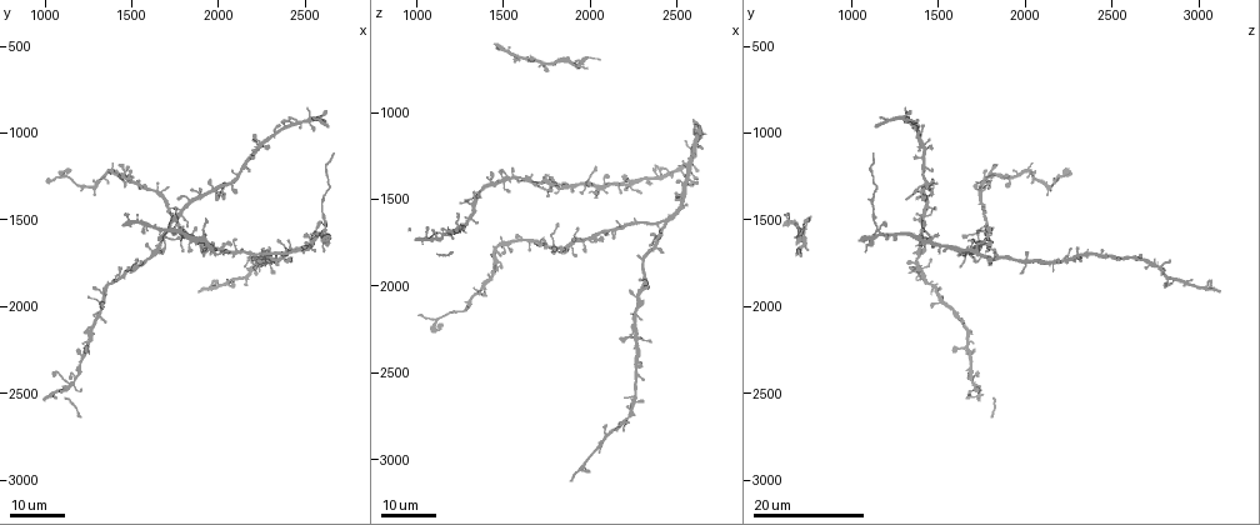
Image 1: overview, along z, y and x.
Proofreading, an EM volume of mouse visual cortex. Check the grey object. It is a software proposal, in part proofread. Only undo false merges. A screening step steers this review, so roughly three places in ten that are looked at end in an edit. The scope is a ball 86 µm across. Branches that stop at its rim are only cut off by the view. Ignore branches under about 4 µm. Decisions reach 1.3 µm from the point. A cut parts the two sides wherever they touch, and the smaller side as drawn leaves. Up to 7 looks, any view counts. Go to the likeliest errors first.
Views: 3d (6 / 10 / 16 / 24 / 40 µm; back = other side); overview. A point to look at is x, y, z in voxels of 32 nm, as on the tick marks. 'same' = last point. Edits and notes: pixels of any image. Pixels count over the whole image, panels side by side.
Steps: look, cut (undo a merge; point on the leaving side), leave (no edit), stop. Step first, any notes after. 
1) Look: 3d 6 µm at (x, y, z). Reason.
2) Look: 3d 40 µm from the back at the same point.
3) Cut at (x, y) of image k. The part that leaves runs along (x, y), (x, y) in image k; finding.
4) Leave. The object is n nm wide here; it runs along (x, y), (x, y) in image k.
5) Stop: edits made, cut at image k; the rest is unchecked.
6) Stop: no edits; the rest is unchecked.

Look: 3d 24 µm at (1980, 1340, 1400). Four arms meet.

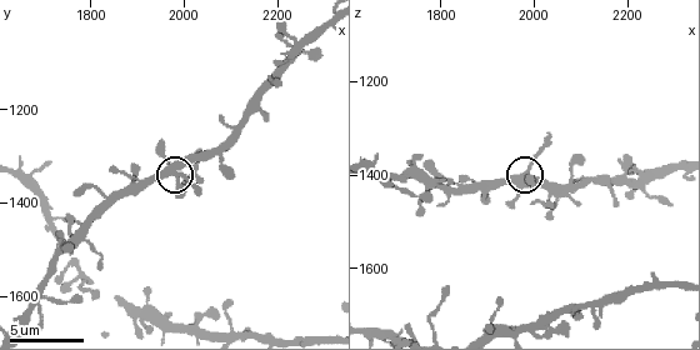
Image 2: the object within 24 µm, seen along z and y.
Look: 3d 6 µm at (1985, 1340, 1400).

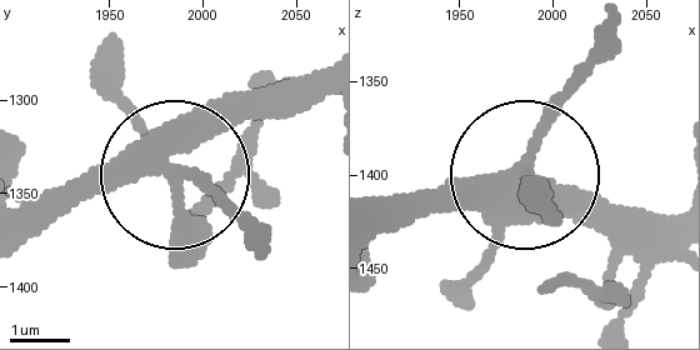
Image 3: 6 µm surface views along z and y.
Look: 3d 6 µm from the back at (1980, 1336, 1396). From behind.

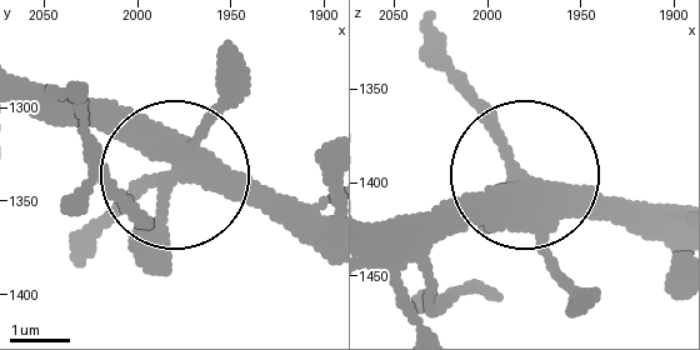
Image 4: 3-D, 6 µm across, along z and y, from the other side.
Leave. All the same neuron.

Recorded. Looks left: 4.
Look: 3d 16 µm at (1780, 1560, 1760). Four-way junction.

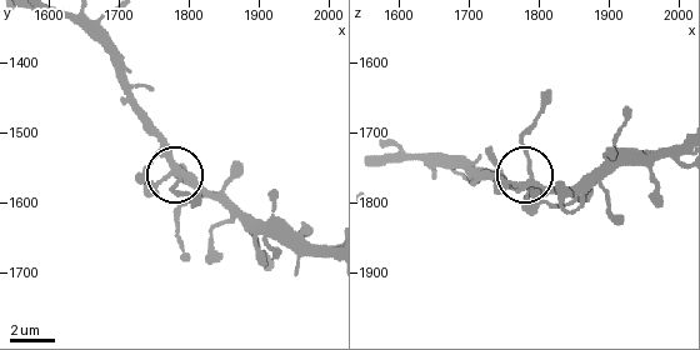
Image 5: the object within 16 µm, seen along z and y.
Look: 3d 10 µm at (1790, 1560, 1765).

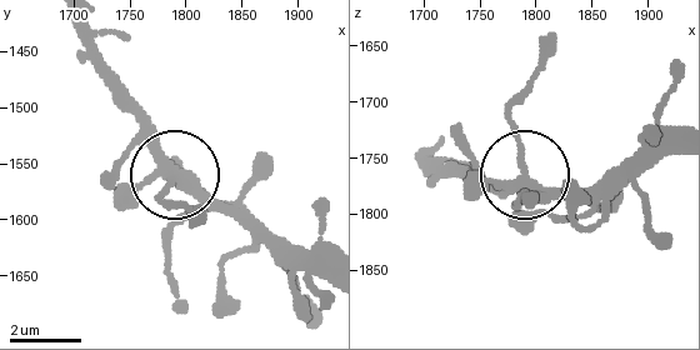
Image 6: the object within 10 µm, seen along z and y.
Leave. The object is 300 nm wide here; it runs along (323, 279), (286, 264), (170, 176), (161, 200) in image 6; all the same neuron.

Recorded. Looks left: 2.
Look: 3d 24 µm at (1160, 2460, 1700). Thin arm on a thick one.

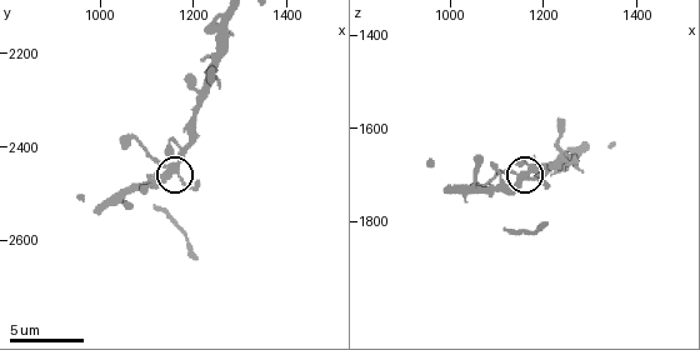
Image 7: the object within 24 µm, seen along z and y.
Look: 3d 10 µm at (1150, 2445, 1710).

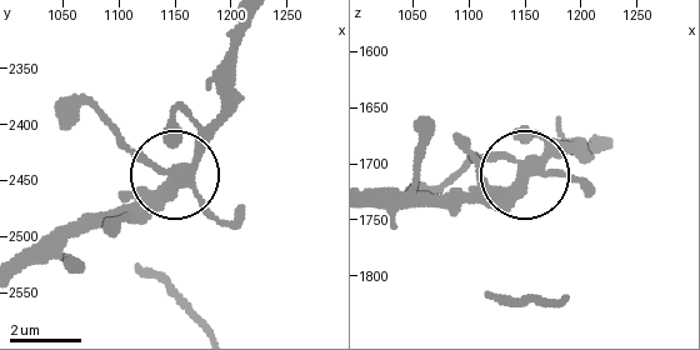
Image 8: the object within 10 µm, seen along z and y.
Leave. The object is 350 nm wide here; it runs along (248, 28), (230, 118), (188, 163), (153, 168), (110, 129) in image 8; one neuron here.

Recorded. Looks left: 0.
Stop: no edits; the rest is unchecked.

